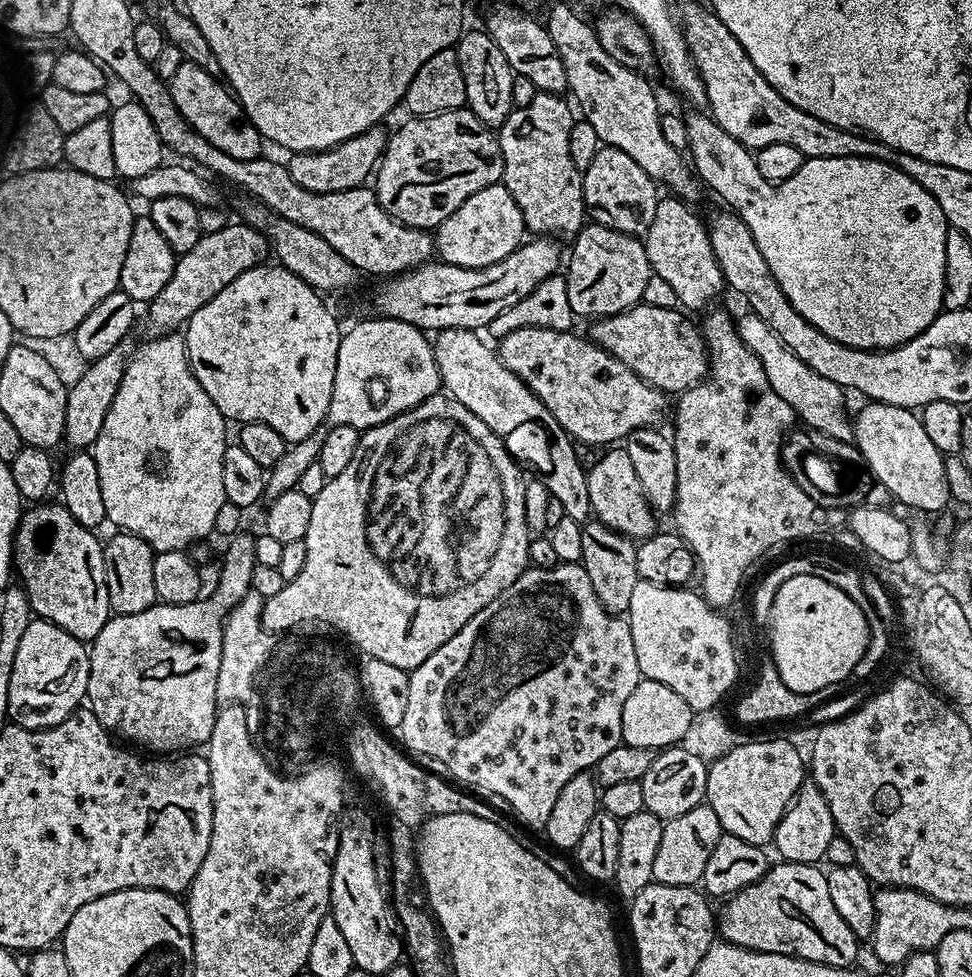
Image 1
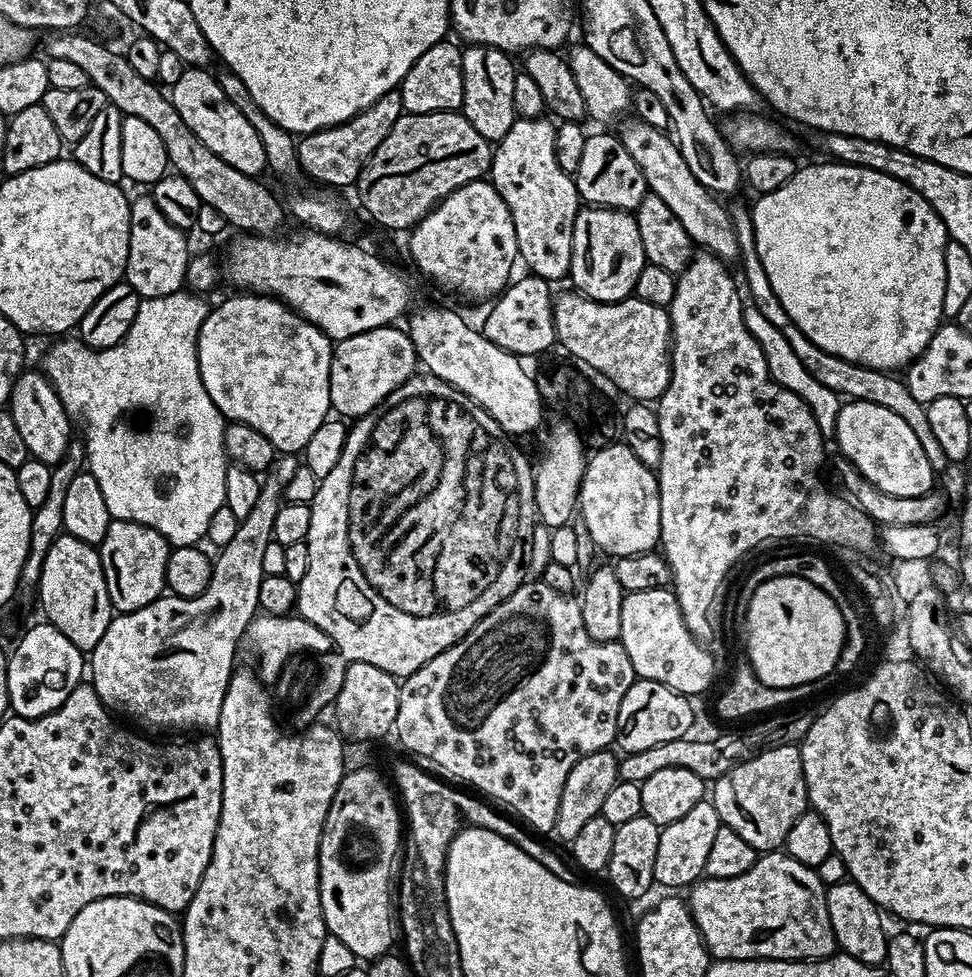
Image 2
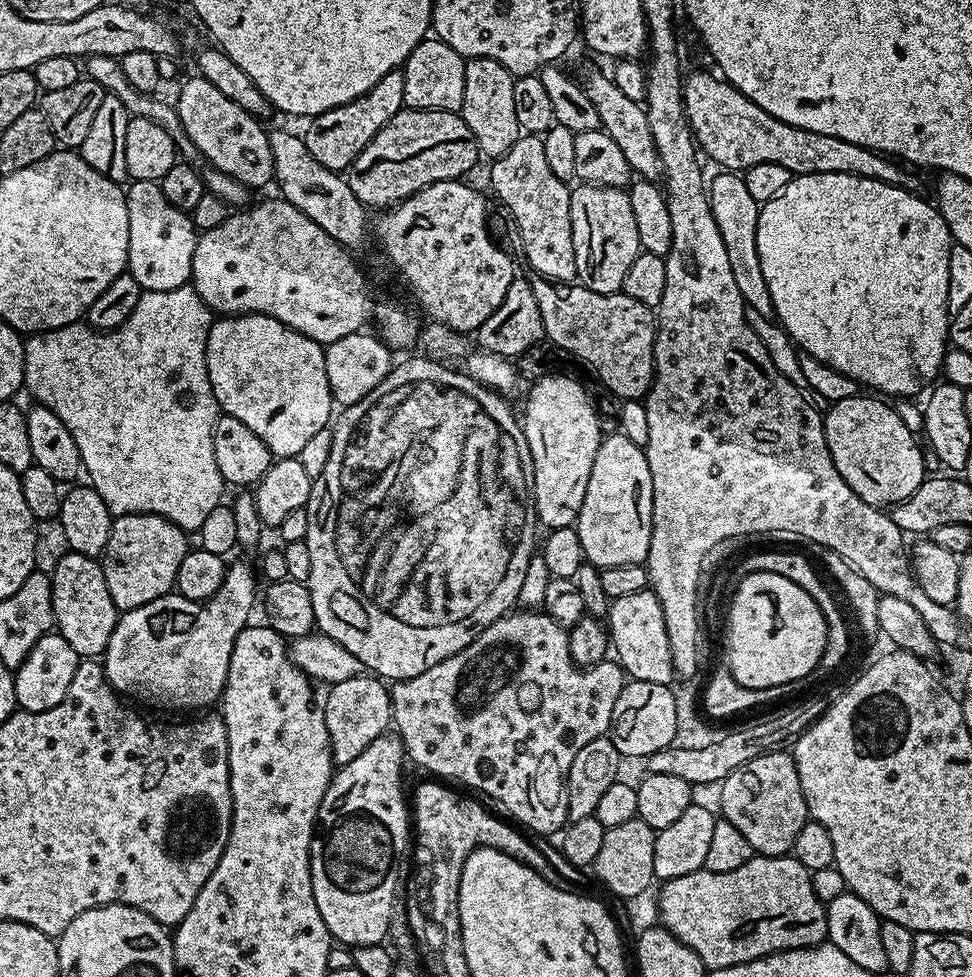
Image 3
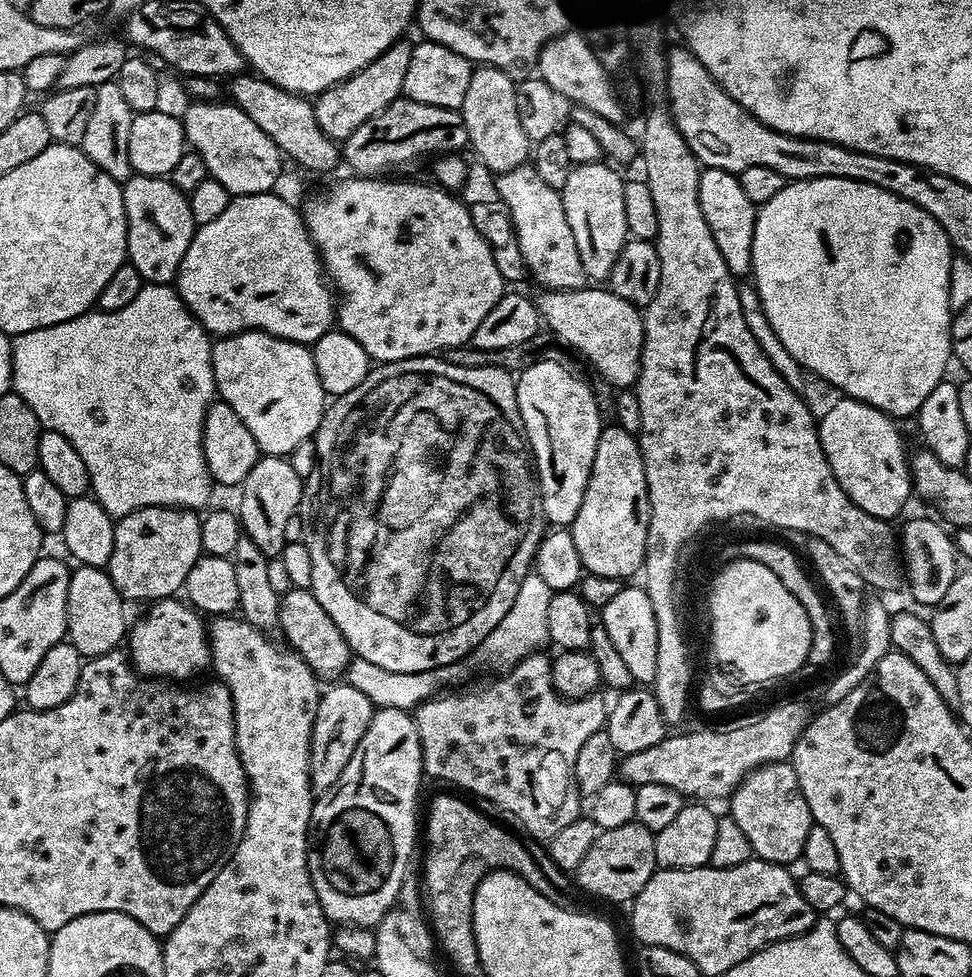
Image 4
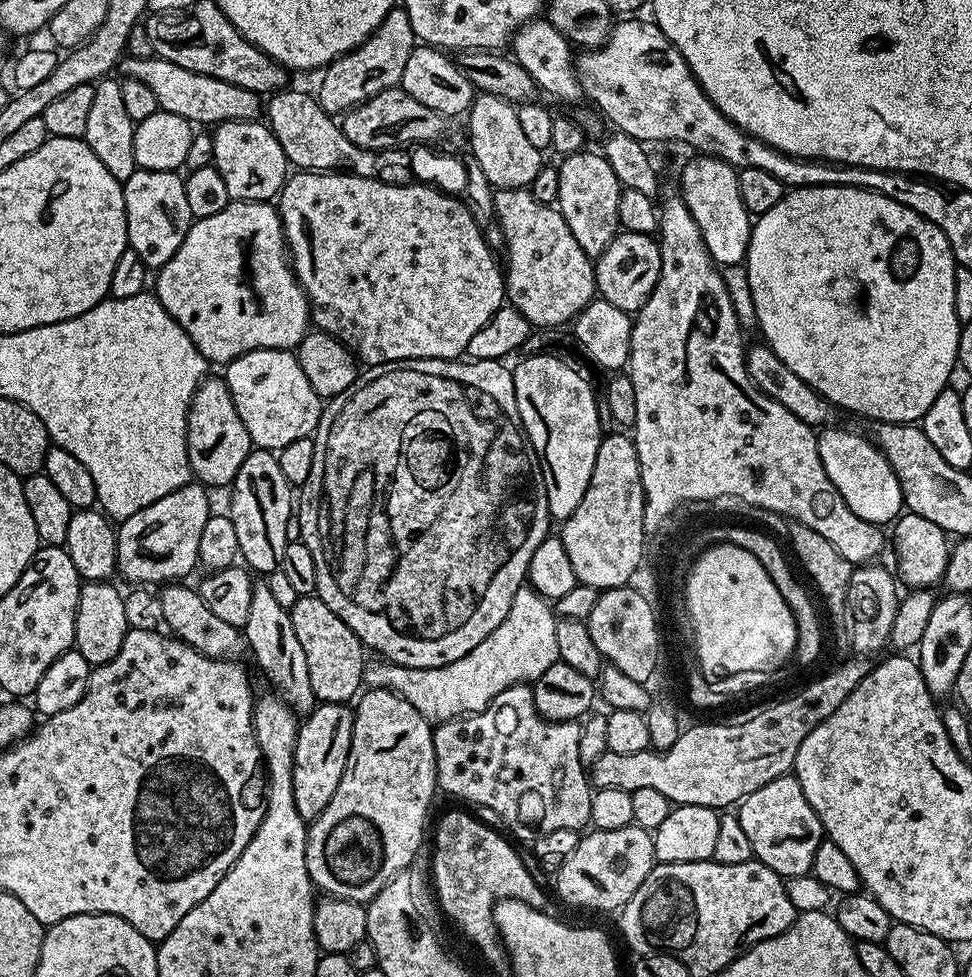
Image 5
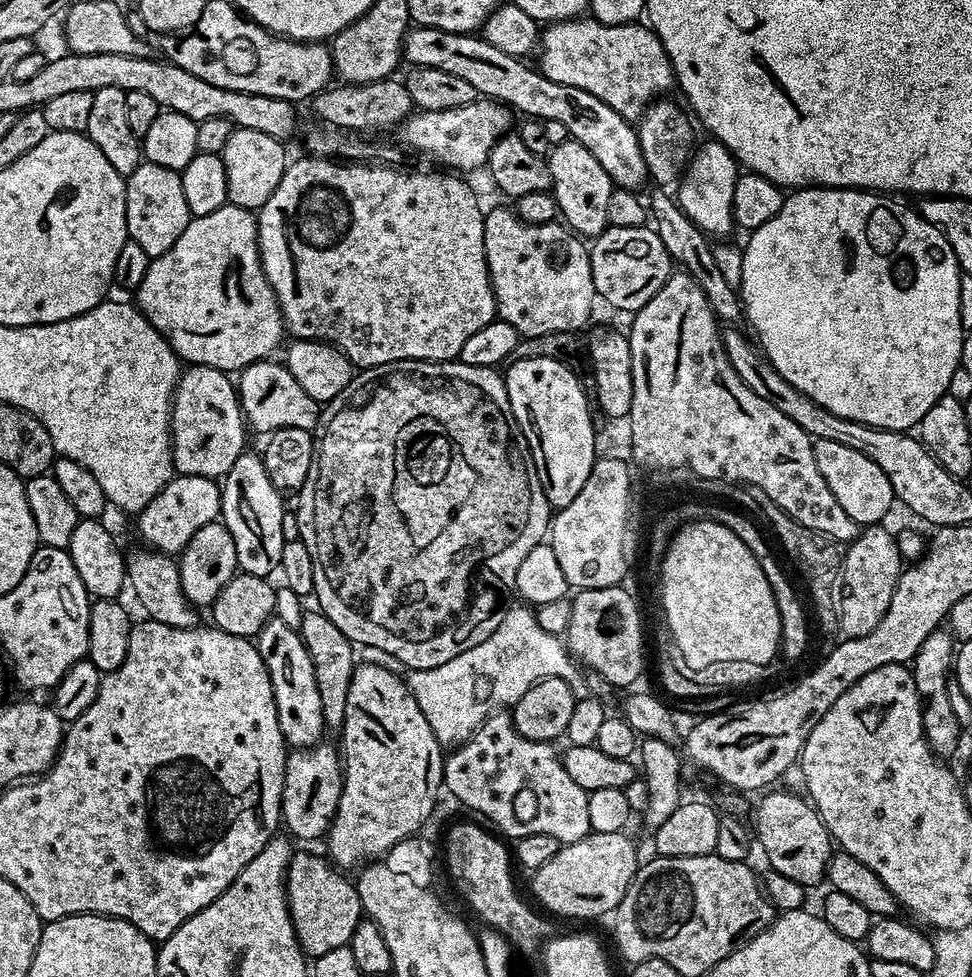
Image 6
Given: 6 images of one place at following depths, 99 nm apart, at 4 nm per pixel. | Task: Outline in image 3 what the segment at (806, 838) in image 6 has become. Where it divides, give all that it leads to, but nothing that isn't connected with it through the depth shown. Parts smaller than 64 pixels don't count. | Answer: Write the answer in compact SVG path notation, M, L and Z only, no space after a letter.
M767 750L760 752L752 760L733 770L719 785L720 808L723 819L734 822L738 830L750 841L753 853L762 856L786 856L794 846L794 838L798 838L798 830L809 823L810 817L806 798L802 794L802 786L798 782L798 770L791 755L784 750Z

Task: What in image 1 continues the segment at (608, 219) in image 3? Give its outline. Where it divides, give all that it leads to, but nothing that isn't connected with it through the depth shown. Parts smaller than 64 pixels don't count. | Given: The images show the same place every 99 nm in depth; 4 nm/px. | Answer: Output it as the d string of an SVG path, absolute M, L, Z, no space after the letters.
M588 222L575 233L572 242L572 257L566 260L566 279L568 311L573 317L617 315L643 301L646 282L654 273L648 264L643 243L637 237Z

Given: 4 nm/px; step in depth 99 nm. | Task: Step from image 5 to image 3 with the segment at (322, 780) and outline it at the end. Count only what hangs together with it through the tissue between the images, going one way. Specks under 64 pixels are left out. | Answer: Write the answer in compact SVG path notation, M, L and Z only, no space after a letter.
M372 674L346 678L346 682L333 684L327 691L328 697L325 698L324 704L322 700L322 711L326 718L326 730L330 734L332 762L333 765L343 766L354 762L354 758L358 758L358 754L362 754L362 750L366 750L370 742L374 742L389 731L392 718L392 698L385 681Z

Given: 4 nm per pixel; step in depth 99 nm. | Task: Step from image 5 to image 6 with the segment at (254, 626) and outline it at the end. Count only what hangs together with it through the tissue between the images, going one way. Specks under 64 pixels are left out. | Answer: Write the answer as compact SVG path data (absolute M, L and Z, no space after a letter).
M273 618L266 622L266 626L262 626L262 630L254 638L254 643L266 670L270 674L274 702L278 710L278 726L284 735L284 743L292 750L313 748L315 744L319 744L325 739L326 727L323 720L322 699L318 690L318 682L315 681L314 662L311 660L311 654L304 644L303 638L297 629L286 626L286 622Z

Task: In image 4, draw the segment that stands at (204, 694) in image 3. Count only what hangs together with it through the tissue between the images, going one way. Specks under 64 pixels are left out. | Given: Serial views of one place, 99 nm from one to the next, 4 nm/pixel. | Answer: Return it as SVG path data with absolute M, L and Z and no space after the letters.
M179 599L157 600L151 605L148 616L133 623L126 648L133 668L145 678L163 678L168 682L188 682L205 667L209 667L212 649L208 643L208 629L201 613Z

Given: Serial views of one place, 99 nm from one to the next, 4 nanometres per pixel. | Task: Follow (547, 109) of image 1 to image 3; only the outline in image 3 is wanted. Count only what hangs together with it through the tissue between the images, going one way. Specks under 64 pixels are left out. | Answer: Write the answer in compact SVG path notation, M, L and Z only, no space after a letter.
M521 135L520 139L510 146L505 156L497 156L492 164L492 188L496 196L508 207L516 228L520 231L520 244L524 247L524 256L530 267L536 271L537 277L549 282L572 282L576 280L574 266L574 238L570 226L570 198L572 197L569 185L563 180L554 178L549 164L546 163L546 154L542 154L542 139L539 135Z

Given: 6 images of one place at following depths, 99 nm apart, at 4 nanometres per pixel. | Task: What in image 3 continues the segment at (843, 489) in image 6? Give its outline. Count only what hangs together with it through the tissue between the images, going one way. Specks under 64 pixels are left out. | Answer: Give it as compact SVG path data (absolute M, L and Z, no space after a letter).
M857 394L837 400L829 412L823 413L826 446L838 474L842 474L846 486L850 486L862 502L891 506L910 498L926 478L921 441L917 433L906 430L906 422L898 418L891 403L872 394L864 395L868 396Z

